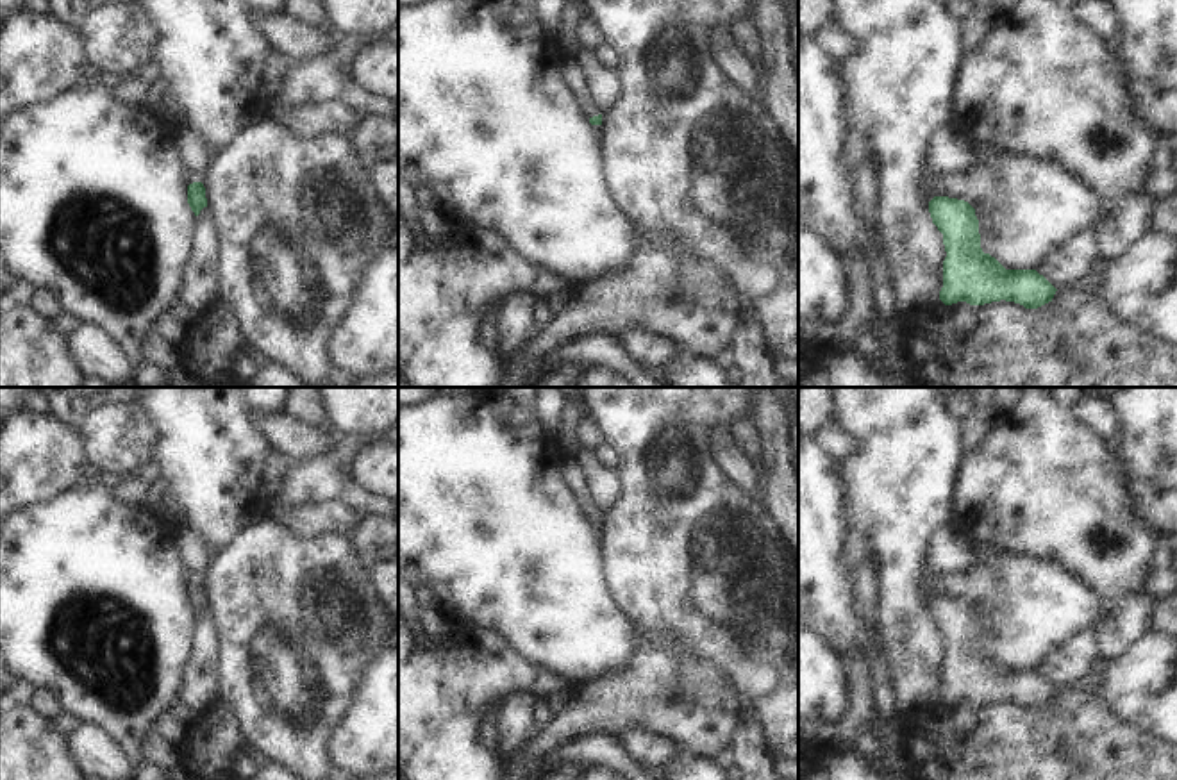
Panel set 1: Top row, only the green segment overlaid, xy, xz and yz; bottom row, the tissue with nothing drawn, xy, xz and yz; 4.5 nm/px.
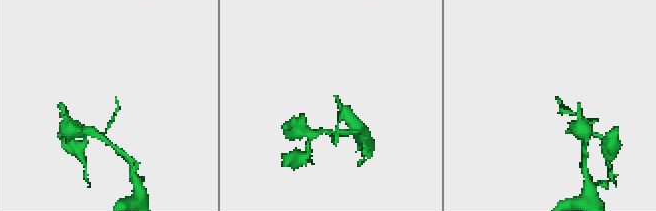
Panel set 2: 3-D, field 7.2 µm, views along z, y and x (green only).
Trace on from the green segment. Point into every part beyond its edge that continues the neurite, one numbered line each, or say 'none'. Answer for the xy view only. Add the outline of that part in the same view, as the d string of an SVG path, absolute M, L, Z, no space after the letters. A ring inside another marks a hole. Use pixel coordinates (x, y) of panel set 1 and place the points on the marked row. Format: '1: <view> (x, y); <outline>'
1: xy (193, 156); M180 129L175 137L175 148L182 168L188 173L188 184L202 182L211 157L205 145L193 132Z

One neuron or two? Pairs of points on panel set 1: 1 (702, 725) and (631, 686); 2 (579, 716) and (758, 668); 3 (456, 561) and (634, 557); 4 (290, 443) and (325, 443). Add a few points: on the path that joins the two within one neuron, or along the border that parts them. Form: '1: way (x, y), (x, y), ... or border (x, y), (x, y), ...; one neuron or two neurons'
1: way (684, 707), (670, 704), (658, 691), (649, 691); one neuron
2: border (690, 652), (704, 659), (726, 679), (742, 705); two neurons
3: border (599, 536), (601, 575), (613, 598); two neurons
4: way (299, 443), (317, 443); one neuron

